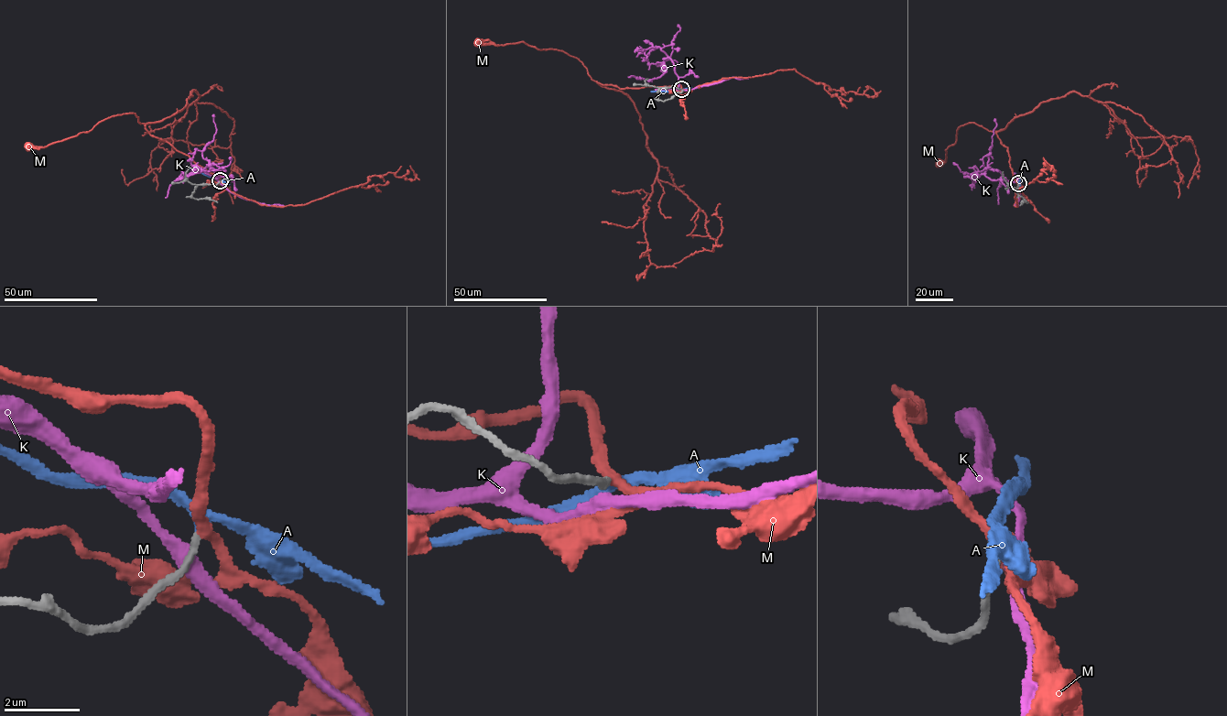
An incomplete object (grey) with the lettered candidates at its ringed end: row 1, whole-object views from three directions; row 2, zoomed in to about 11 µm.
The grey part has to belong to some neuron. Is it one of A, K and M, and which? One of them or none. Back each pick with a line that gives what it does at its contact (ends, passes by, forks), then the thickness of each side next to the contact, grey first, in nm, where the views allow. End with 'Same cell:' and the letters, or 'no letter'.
A: it passes by; calibres 190 and 240 nm
Same cell: A

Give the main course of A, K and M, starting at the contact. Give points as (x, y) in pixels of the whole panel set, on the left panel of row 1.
A: (220, 180), (190, 168)
K: (219, 181), (215, 178), (219, 177), (210, 163), (202, 169), (177, 178), (165, 198)
M: (220, 180), (219, 174), (152, 136), (135, 113), (111, 116), (87, 132), (44, 146), (29, 146)

